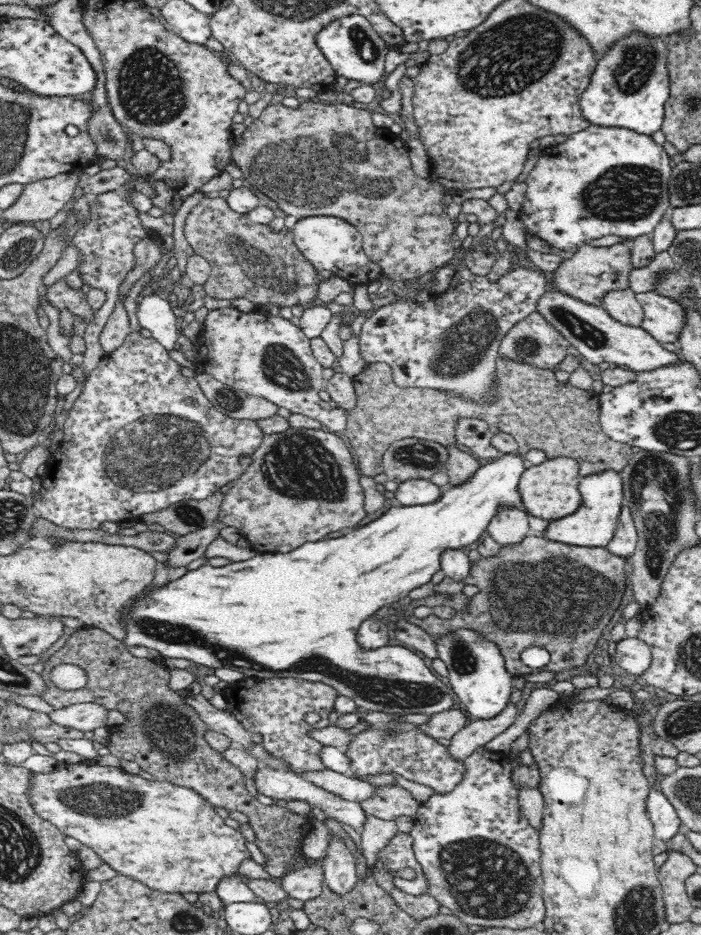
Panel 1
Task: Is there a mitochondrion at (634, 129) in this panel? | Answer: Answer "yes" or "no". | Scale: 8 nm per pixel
no

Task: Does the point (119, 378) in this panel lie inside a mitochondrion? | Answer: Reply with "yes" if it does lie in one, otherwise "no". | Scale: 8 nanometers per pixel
no

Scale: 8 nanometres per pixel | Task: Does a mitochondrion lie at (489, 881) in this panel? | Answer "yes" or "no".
yes

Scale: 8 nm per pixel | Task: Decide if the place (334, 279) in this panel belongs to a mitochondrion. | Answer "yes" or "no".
no

